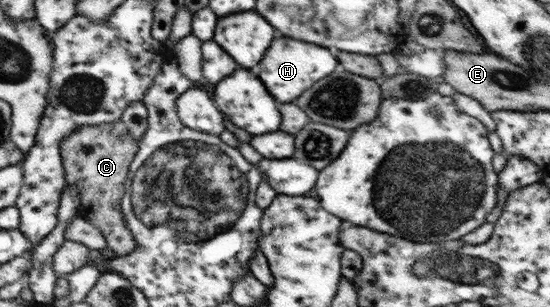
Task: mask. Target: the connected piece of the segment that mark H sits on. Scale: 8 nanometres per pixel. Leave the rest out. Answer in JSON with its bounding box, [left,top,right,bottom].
[251,36,337,102]

